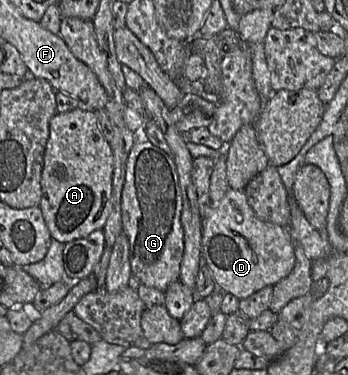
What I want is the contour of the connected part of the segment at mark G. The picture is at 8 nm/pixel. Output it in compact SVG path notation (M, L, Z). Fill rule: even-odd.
M144 127L138 128L135 134L138 142L133 145L126 162L121 194L122 232L129 242L135 283L165 292L171 283L179 280L184 254L181 188L172 155L147 141Z

